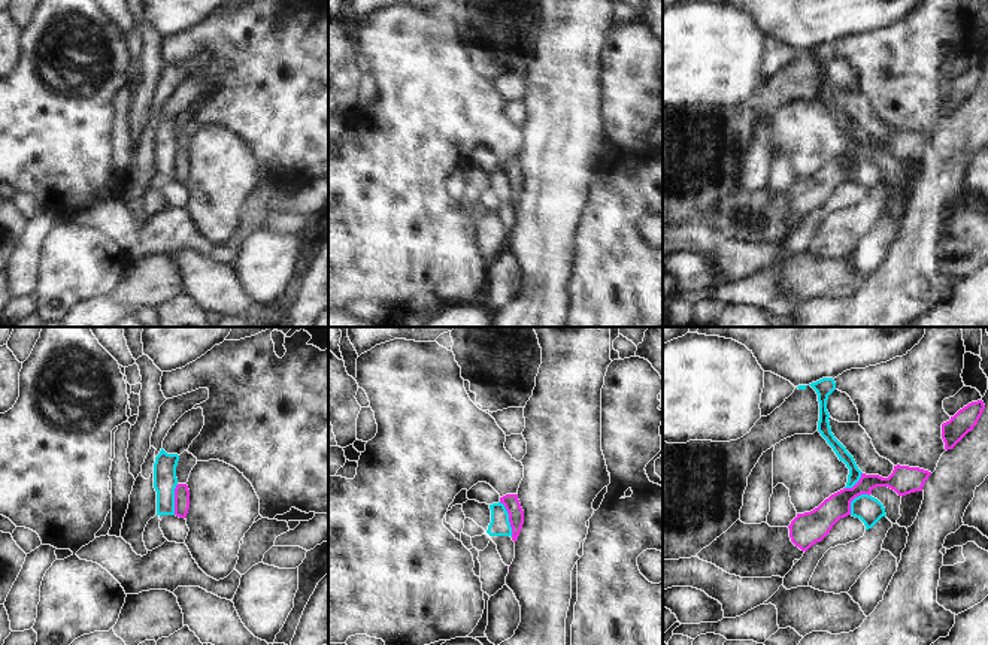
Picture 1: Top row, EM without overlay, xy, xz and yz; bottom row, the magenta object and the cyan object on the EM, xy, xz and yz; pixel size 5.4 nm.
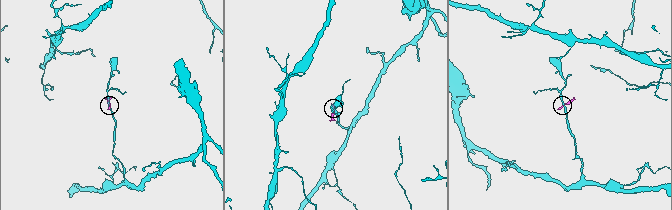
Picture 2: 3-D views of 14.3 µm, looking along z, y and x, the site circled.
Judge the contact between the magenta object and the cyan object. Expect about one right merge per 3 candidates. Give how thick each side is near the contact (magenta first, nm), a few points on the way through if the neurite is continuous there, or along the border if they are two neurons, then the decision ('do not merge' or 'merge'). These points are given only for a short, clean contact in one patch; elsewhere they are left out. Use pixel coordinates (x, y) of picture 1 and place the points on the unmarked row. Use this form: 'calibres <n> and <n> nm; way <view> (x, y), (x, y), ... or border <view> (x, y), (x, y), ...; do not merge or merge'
calibres 90 and 110 nm; border xz (499, 167), (508, 179), (512, 202); do not merge

